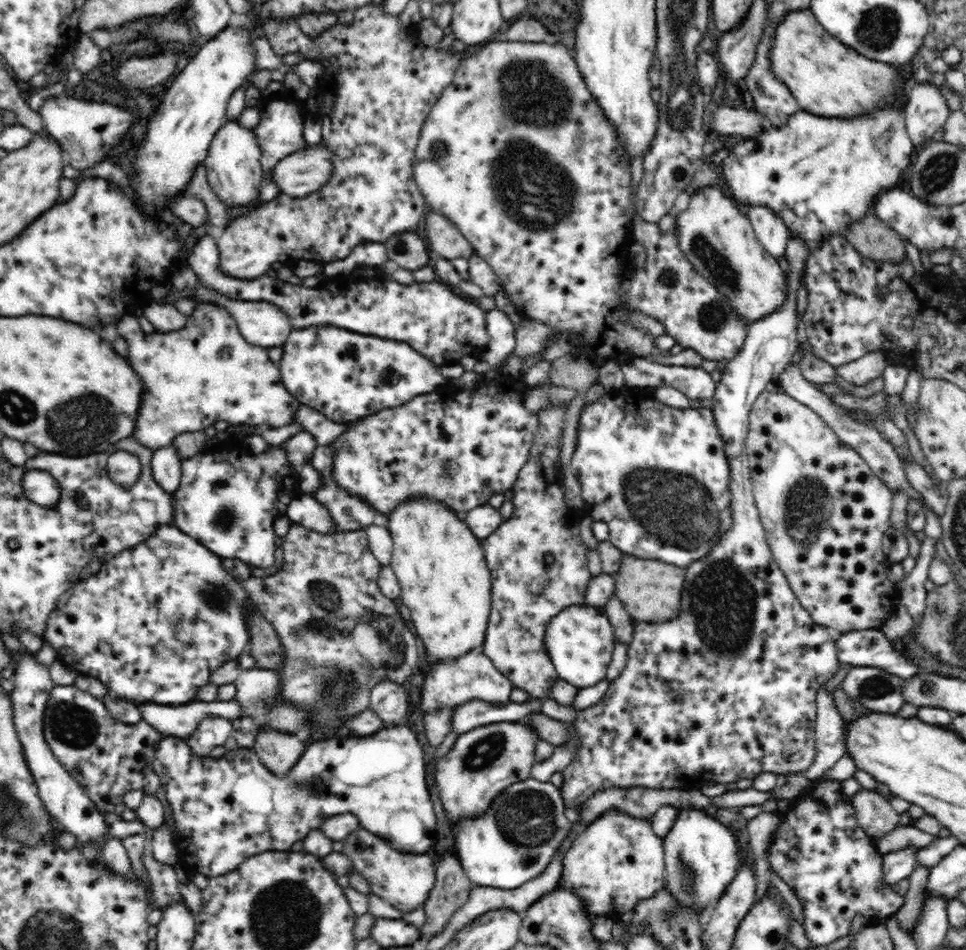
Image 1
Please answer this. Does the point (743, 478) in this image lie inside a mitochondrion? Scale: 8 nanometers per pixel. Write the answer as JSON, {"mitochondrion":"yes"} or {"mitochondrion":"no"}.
{"mitochondrion":"no"}

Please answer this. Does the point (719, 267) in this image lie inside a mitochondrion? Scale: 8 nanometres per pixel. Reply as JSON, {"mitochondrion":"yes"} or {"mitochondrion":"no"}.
{"mitochondrion":"yes"}

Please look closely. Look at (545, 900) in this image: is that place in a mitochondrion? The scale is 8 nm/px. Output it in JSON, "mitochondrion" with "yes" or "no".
{"mitochondrion":"no"}

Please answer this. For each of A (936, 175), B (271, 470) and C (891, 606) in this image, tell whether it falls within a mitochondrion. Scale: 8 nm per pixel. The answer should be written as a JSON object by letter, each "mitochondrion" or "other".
{"A":"mitochondrion","B":"other","C":"other"}

